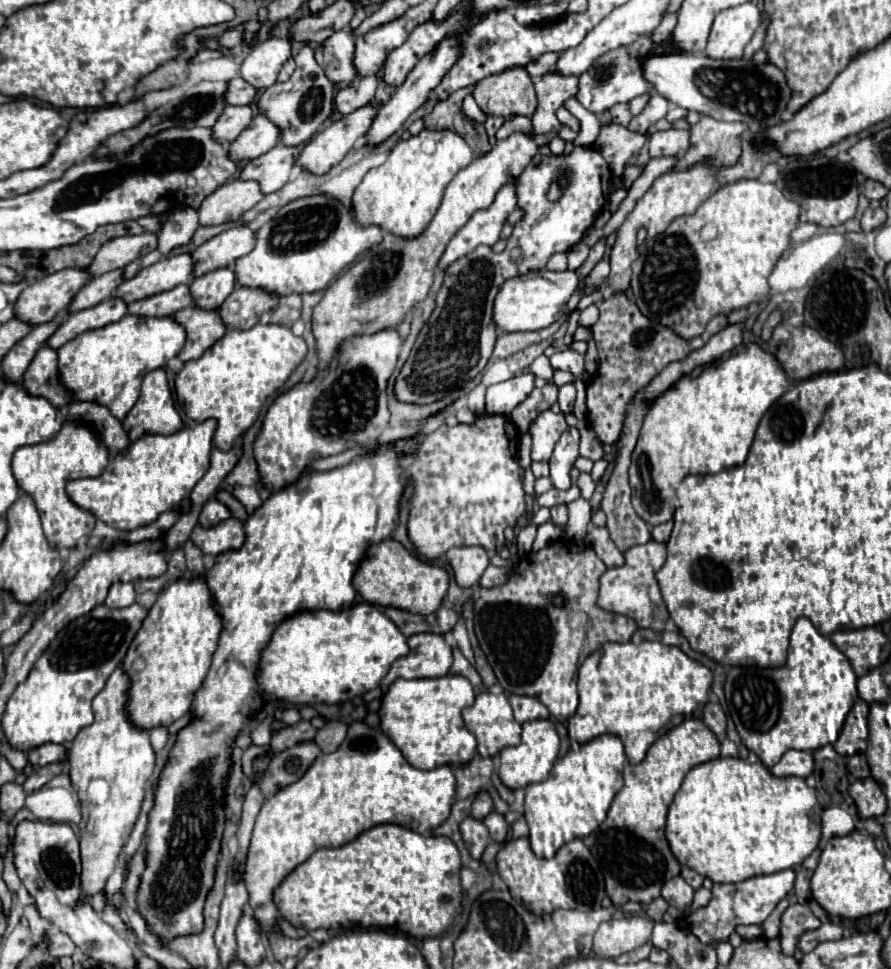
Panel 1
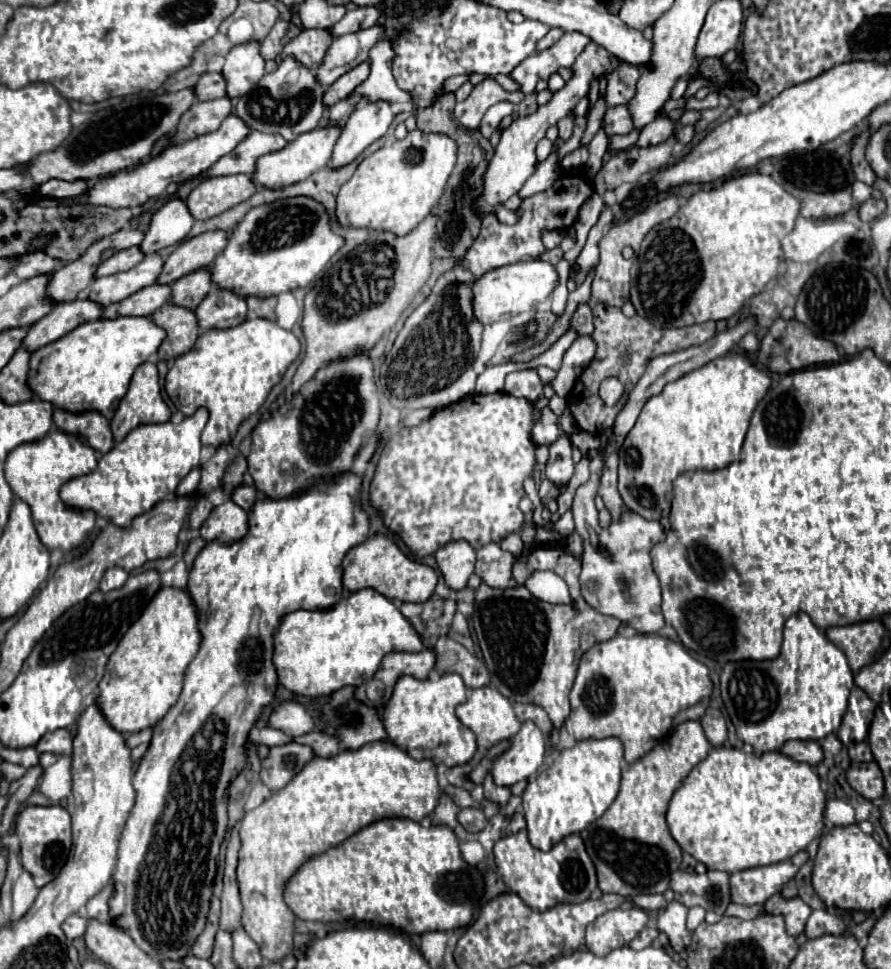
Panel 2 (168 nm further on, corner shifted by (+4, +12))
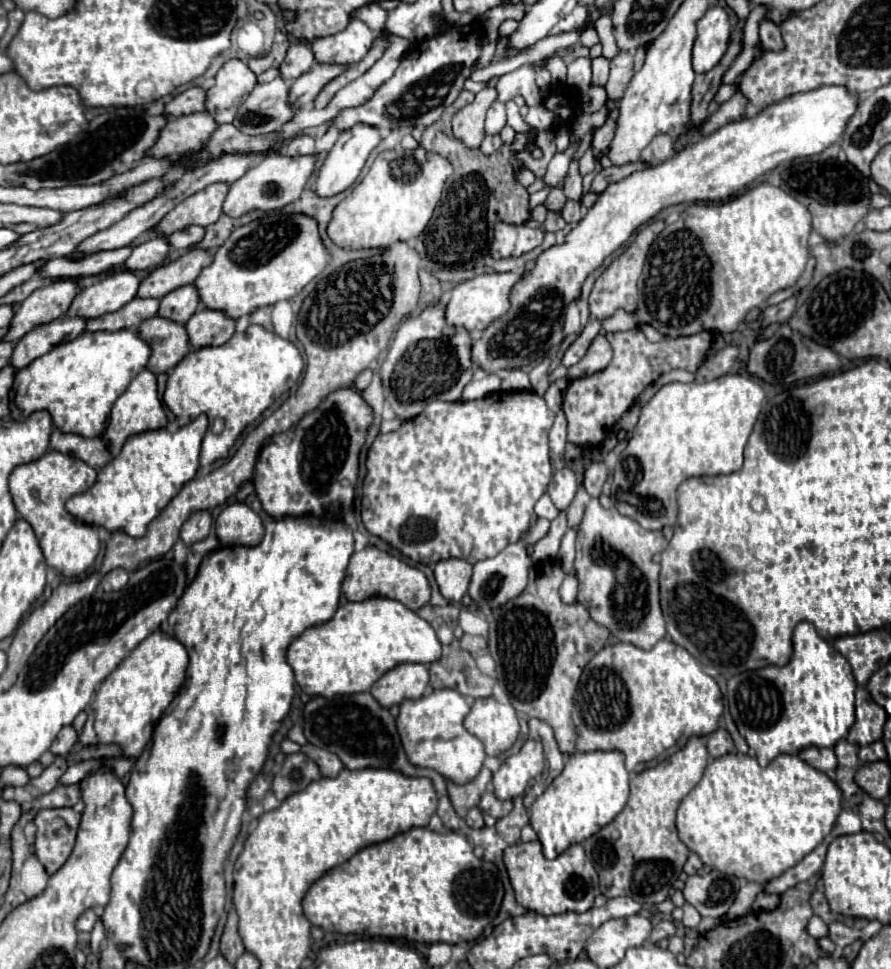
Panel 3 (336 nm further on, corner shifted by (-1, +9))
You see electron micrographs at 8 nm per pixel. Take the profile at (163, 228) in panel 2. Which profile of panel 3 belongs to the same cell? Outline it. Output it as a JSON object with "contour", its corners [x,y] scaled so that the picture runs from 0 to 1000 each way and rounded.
{"contour":[[[217,232],[217,234],[210,234],[208,238],[194,240],[194,243],[187,245],[187,247],[190,247],[190,251],[192,251],[196,257],[203,257],[203,255],[210,257],[210,255],[219,255],[228,245],[230,245],[230,234]]]}

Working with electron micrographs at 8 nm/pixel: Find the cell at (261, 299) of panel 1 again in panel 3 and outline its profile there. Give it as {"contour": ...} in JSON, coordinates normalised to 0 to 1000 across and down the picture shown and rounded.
{"contour":[[[226,317],[217,323],[217,327],[208,333],[212,356],[219,360],[226,358],[244,358],[255,354],[264,344],[264,331],[257,329],[250,321],[239,321]]]}

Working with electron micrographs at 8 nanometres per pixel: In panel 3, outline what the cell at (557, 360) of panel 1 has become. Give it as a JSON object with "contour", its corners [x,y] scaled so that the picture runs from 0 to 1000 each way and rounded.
{"contour":[[[670,346],[668,352],[663,354],[659,366],[643,379],[639,379],[639,391],[650,391],[657,387],[666,387],[670,383],[677,383],[684,373],[688,370],[688,360],[679,346]]]}

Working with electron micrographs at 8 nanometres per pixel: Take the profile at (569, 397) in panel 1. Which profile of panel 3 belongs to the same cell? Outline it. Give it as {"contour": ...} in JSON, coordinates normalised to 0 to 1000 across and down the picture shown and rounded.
{"contour":[[[630,424],[625,426],[625,432],[616,445],[616,461],[623,470],[632,470],[634,465],[634,457],[636,457],[636,437],[634,437],[634,430],[630,428]]]}

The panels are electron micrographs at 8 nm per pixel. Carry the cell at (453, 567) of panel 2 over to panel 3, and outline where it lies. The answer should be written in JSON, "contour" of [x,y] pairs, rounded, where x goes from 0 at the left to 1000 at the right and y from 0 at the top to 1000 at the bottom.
{"contour":[[[499,577],[488,583],[488,600],[493,604],[493,610],[504,620],[517,620],[517,616],[524,612],[526,598],[529,598],[531,583],[520,577]]]}

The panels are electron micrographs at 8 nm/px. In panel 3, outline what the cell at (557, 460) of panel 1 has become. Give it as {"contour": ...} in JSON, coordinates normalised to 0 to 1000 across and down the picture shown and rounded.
{"contour":[[[634,482],[630,486],[623,486],[621,496],[614,503],[614,509],[618,511],[618,517],[623,519],[623,523],[627,527],[636,527],[636,523],[641,521],[641,517],[645,513],[645,507],[648,507],[645,488],[639,482]]]}

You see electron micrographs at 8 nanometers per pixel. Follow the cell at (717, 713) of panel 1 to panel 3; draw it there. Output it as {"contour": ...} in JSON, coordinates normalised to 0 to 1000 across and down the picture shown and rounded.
{"contour":[[[805,752],[800,759],[796,759],[796,761],[791,763],[791,769],[793,769],[793,775],[796,775],[796,779],[798,779],[800,783],[811,781],[811,779],[825,775],[823,763],[820,763],[820,759],[818,759],[814,752]]]}

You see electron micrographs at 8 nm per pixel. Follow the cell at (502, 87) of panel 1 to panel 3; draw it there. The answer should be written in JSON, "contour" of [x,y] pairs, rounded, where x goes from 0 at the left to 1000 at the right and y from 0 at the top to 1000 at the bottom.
{"contour":[[[544,90],[533,98],[533,104],[522,108],[511,121],[508,121],[508,139],[513,146],[524,150],[526,154],[533,154],[540,150],[544,141],[544,115],[556,104],[558,94],[553,90]]]}

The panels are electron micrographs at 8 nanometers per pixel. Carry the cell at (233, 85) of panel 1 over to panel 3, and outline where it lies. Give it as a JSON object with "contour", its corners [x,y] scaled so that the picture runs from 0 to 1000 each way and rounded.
{"contour":[[[214,90],[214,92],[201,96],[199,100],[194,100],[185,108],[183,119],[201,121],[201,119],[214,119],[214,117],[221,117],[228,112],[230,112],[230,94],[226,90]]]}

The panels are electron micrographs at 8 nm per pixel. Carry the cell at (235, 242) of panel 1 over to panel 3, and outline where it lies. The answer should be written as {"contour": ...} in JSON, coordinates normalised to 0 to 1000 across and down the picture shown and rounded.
{"contour":[[[214,257],[212,261],[208,261],[199,269],[192,269],[190,273],[181,273],[181,276],[172,278],[158,290],[158,294],[154,298],[154,307],[181,309],[183,304],[187,304],[194,298],[201,298],[205,294],[214,294],[221,288],[221,284],[226,282],[226,278],[232,276],[235,271],[237,271],[235,259]]]}

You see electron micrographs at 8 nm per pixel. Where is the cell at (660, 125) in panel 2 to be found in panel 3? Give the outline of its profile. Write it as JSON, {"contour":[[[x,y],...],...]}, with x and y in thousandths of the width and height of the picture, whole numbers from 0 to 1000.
{"contour":[[[737,139],[722,156],[719,166],[726,170],[740,170],[755,160],[755,143],[751,139]]]}

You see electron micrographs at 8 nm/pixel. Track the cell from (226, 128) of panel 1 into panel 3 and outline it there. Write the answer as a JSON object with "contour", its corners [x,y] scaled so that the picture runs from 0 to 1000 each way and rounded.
{"contour":[[[232,115],[190,123],[185,127],[185,131],[181,133],[178,143],[163,158],[163,162],[196,164],[205,158],[212,158],[212,156],[226,152],[226,148],[230,143],[235,143],[235,139],[241,135],[241,131],[244,131],[244,127],[239,125],[239,121]]]}

